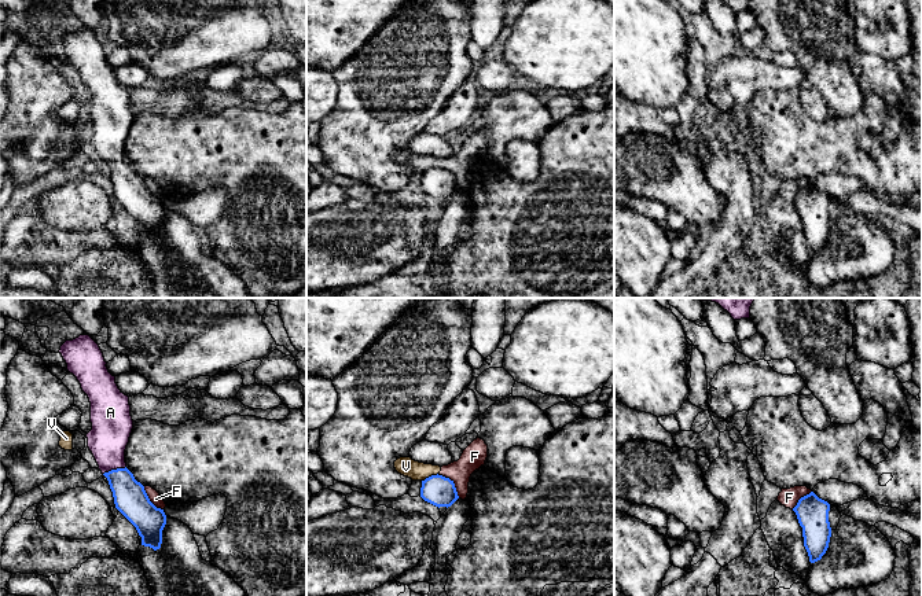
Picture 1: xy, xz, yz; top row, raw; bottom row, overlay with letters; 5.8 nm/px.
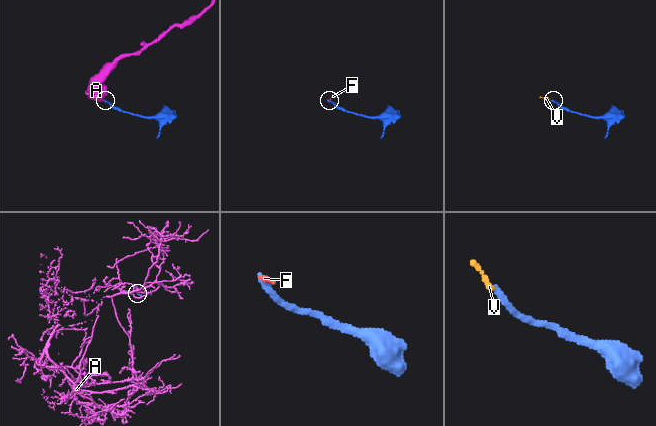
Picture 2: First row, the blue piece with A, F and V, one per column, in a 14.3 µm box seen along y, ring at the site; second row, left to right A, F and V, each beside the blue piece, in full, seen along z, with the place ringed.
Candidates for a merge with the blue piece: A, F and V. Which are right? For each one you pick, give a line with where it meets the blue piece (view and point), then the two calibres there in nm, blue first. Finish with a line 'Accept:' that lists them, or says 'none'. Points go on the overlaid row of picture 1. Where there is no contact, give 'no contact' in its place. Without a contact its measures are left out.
A: meets blue in xy at (114, 470); 190 nm thick on the blue side, 240 nm on the other
Accept: A

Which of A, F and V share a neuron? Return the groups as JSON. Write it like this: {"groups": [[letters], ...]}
{"groups": [["A"], ["F", "V"]]}

